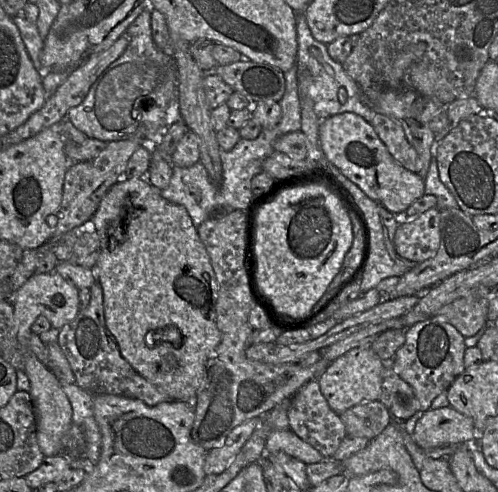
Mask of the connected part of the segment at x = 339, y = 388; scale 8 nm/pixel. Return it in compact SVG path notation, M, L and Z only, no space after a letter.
M369 346L357 347L331 361L318 383L330 408L341 415L358 404L379 400L384 370L385 362Z

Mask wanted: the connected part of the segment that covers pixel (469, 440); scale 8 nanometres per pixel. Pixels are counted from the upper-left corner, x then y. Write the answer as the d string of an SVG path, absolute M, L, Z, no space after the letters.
M451 406L422 412L412 437L424 450L445 444L472 444L477 440L473 419Z

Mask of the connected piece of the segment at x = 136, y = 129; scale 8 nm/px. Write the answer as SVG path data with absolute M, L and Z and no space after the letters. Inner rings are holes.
M151 9L143 10L130 24L125 32L129 39L126 50L98 77L83 102L68 111L66 120L88 138L106 143L143 141L142 145L153 153L168 128L167 109L178 99L178 76L171 53L160 50L153 41Z

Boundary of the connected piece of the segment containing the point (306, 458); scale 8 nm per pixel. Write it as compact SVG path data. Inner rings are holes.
M291 429L271 431L265 442L266 454L284 452L305 464L318 463L324 459L322 454L302 440Z

